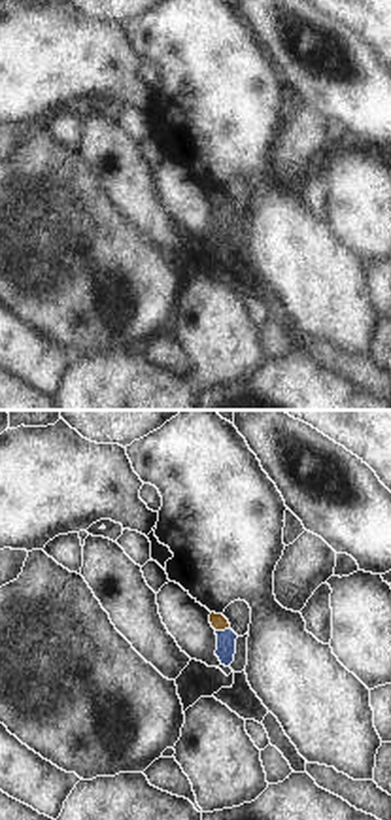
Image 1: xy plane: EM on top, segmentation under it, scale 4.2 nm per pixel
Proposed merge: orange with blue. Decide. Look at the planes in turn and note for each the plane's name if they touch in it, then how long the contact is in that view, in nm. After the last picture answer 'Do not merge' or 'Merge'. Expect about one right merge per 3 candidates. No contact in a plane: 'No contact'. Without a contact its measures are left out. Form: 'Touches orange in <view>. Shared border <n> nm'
Touches orange in xy. Shared border 70 nm

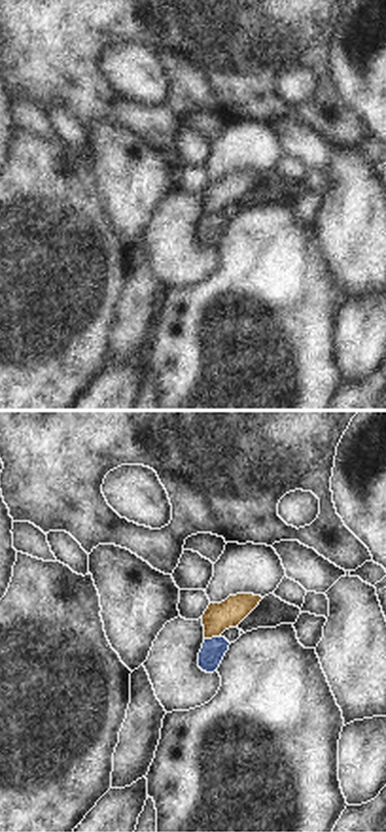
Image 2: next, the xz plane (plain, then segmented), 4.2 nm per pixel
Touches orange in xz. Shared border 80 nm

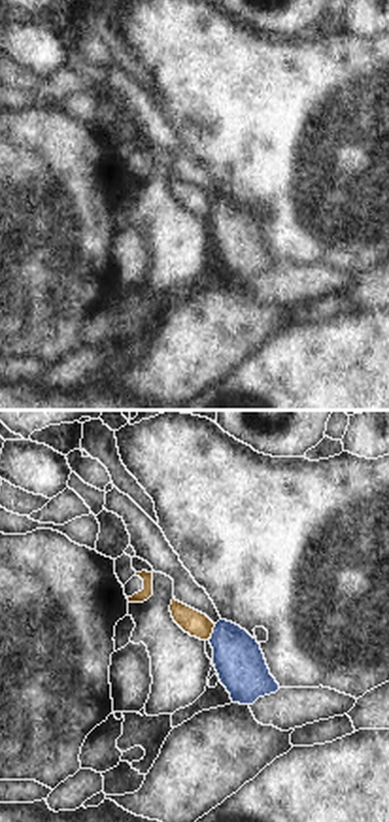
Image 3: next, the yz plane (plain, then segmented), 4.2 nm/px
Touches orange in yz. Shared border 80 nm

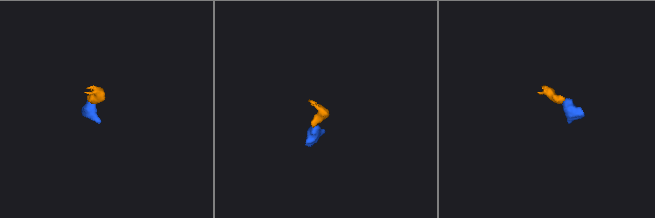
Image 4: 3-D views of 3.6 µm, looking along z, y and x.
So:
Do not merge

